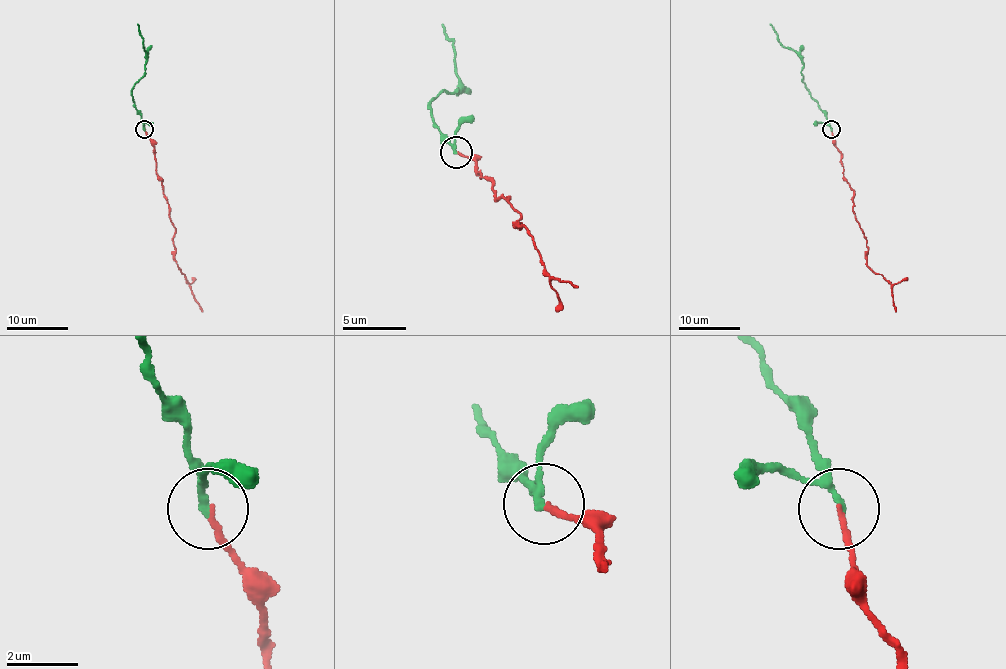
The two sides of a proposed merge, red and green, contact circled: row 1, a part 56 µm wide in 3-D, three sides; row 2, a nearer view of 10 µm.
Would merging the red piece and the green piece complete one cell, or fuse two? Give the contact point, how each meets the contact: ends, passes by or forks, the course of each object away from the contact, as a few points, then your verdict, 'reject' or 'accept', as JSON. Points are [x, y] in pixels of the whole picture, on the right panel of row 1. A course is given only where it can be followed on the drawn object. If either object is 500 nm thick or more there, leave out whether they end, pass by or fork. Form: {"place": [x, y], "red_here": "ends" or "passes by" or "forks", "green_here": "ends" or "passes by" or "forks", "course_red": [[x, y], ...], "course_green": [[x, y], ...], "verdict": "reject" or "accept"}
{"place": [831, 129], "red_here": "ends", "green_here": "passes by", "course_red": [[831, 130], [843, 179], [853, 191], [854, 217], [866, 240], [866, 264], [891, 284], [896, 312]], "course_green": [[831, 130], [827, 114], [810, 94], [801, 74], [802, 59], [782, 44], [770, 24]], "verdict": "accept"}

